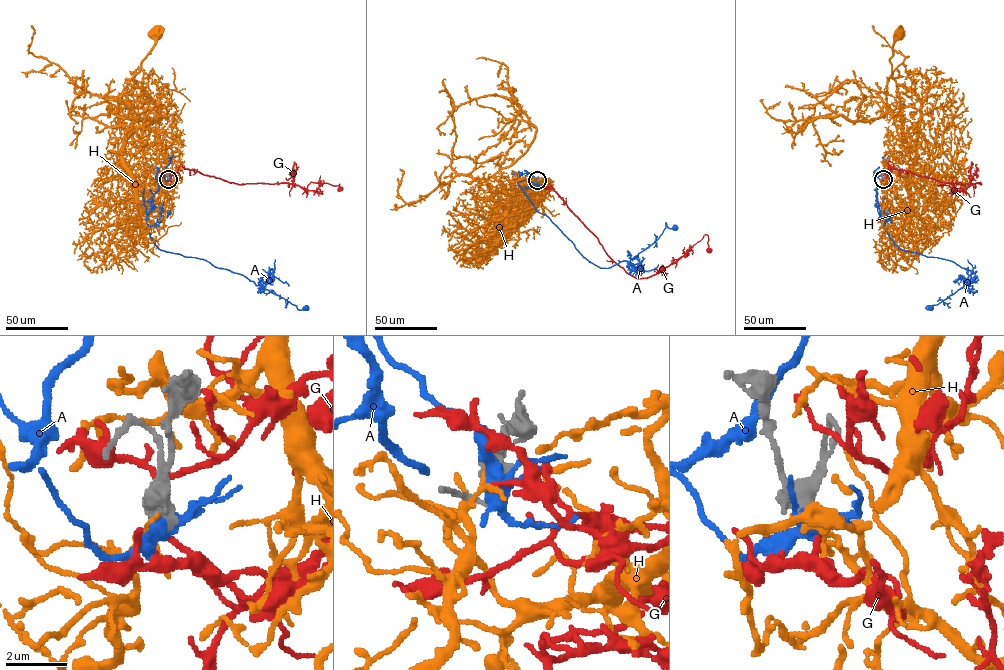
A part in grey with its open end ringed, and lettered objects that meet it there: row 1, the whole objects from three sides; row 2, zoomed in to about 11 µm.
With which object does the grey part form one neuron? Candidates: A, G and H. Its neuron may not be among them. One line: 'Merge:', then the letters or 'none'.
Merge: none

